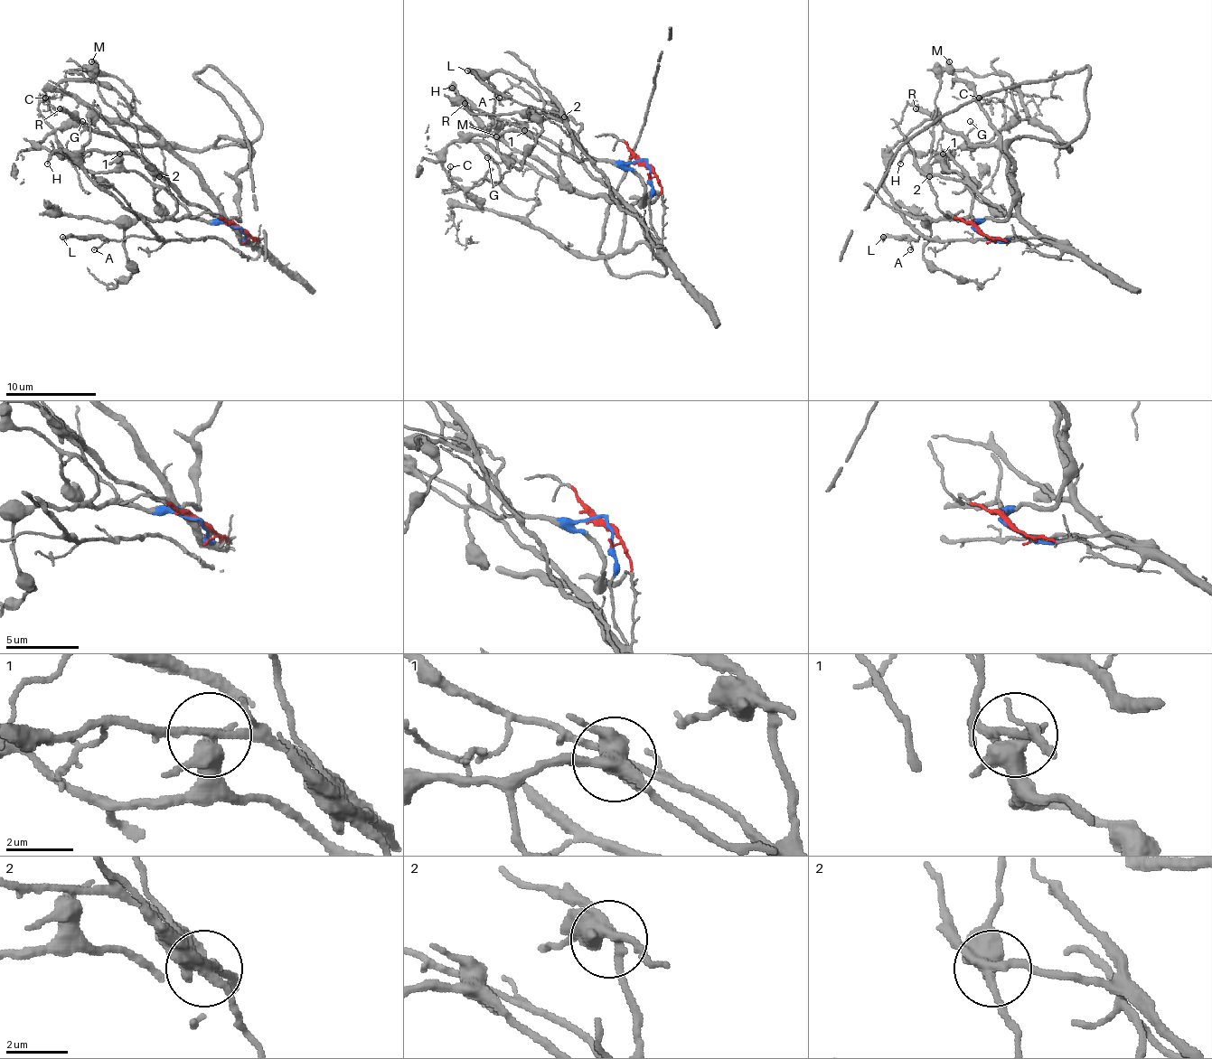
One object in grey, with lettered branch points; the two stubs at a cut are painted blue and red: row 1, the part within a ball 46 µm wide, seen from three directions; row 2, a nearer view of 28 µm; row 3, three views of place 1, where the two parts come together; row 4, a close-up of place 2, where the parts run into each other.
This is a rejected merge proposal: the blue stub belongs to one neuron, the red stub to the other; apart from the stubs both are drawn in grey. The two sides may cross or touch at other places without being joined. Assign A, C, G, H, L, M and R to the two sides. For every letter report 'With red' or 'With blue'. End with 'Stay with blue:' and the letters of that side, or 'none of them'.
A: With red
C: With blue
G: With red
H: With red
L: With red
M: With blue
R: With red
Stay with blue: C, M

